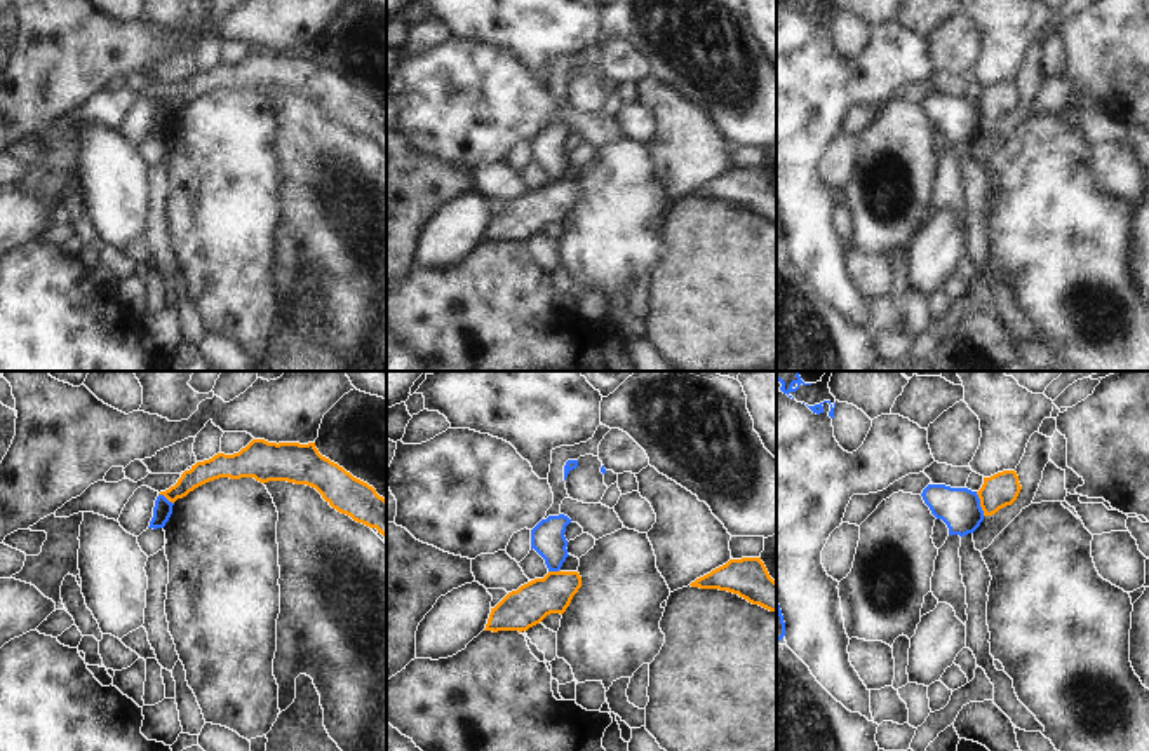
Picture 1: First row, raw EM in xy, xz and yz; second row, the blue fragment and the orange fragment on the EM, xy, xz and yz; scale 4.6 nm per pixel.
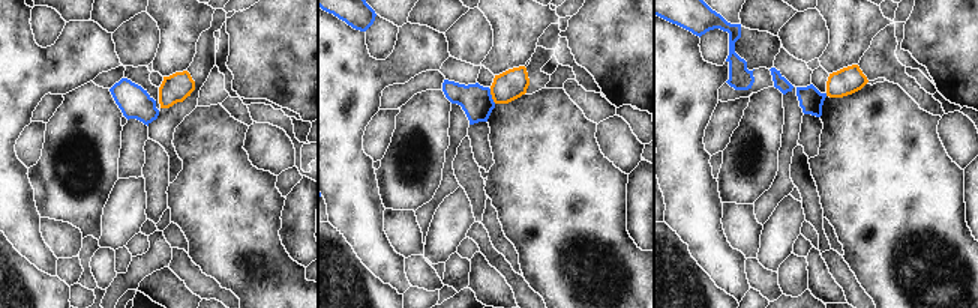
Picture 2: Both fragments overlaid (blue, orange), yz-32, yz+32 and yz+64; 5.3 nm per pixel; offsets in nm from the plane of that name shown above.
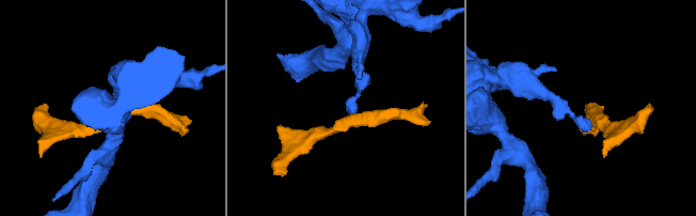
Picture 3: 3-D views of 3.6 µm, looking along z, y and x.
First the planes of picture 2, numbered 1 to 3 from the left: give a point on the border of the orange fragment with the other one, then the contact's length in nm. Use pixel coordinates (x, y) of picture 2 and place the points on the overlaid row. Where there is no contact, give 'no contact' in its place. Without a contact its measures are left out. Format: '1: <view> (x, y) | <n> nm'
1: no contact
2: yz+32 (491, 96) | 90 nm
3: no contact

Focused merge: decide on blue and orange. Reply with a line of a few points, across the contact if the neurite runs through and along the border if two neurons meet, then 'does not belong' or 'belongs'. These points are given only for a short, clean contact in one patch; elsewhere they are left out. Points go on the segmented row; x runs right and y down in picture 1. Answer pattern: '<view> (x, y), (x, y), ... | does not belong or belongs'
yz (975, 492), (984, 514) | does not belong

